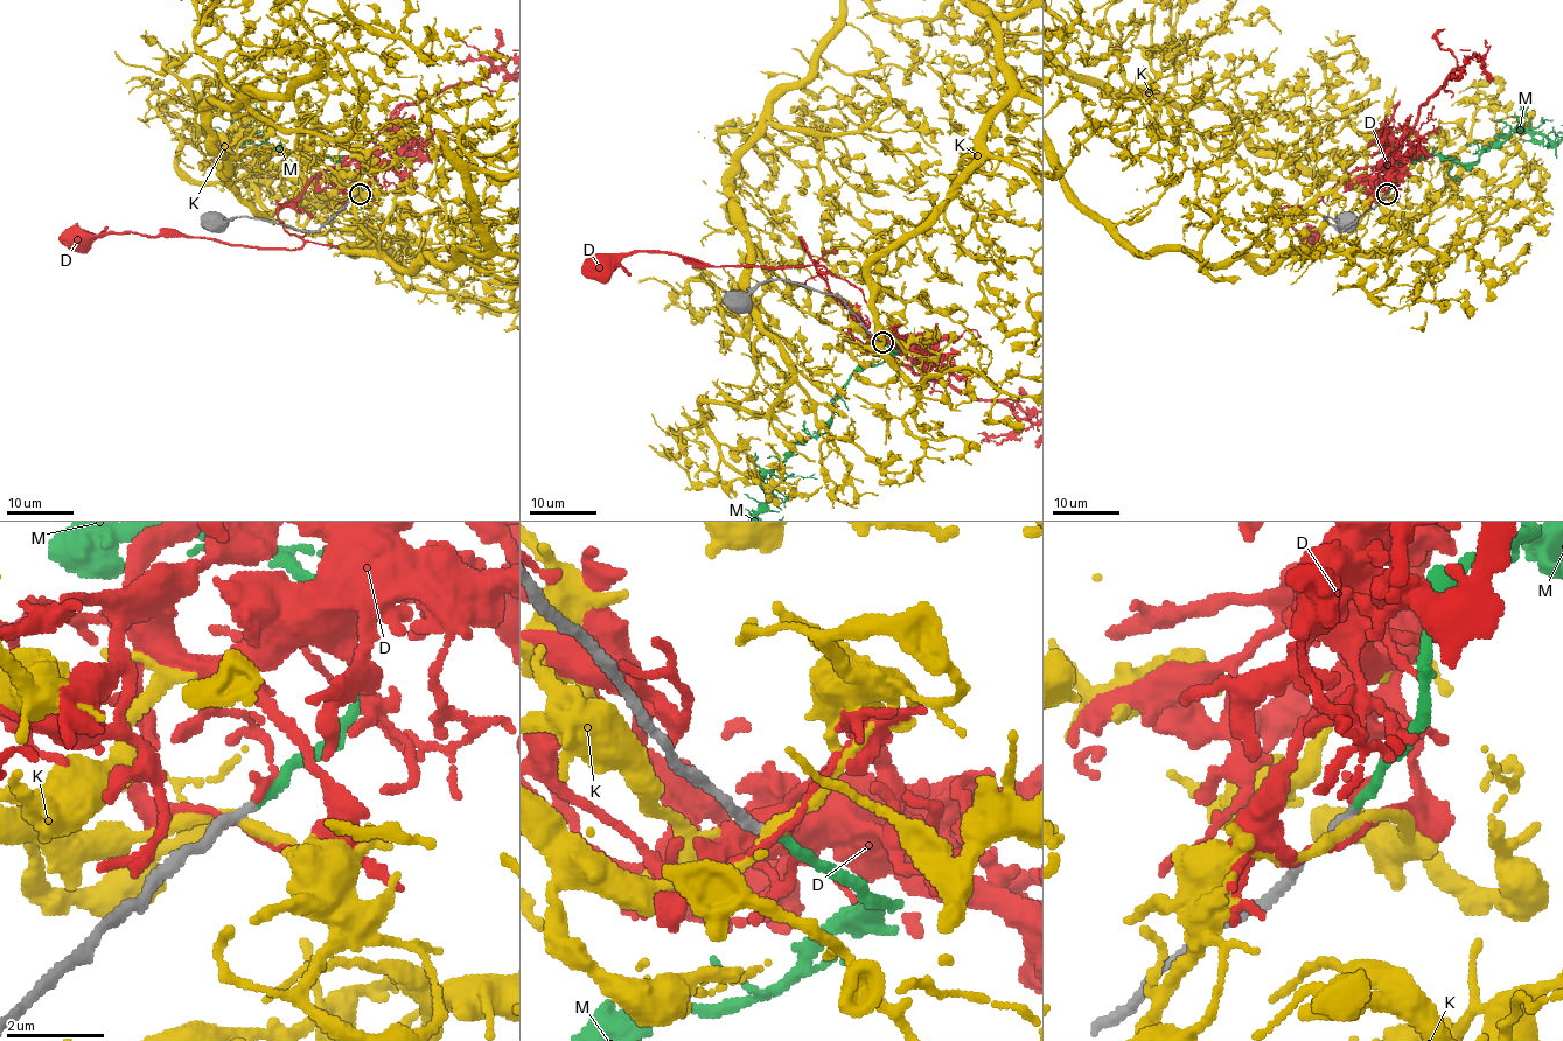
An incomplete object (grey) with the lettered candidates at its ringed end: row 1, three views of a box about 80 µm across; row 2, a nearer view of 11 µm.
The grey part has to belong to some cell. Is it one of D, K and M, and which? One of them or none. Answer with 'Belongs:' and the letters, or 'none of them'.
Belongs: M

